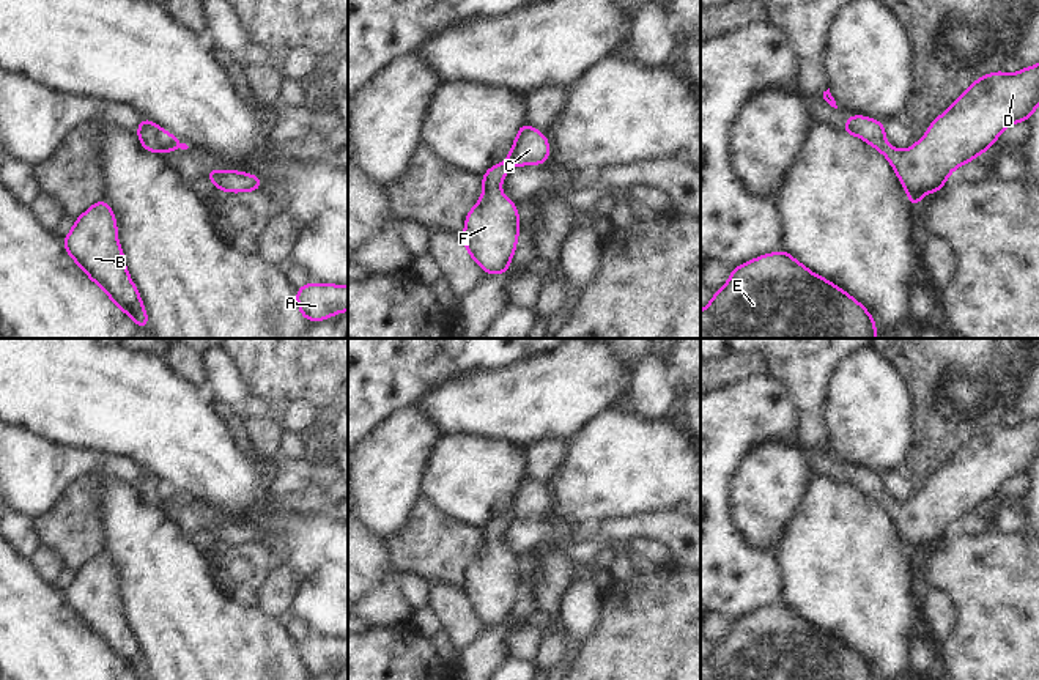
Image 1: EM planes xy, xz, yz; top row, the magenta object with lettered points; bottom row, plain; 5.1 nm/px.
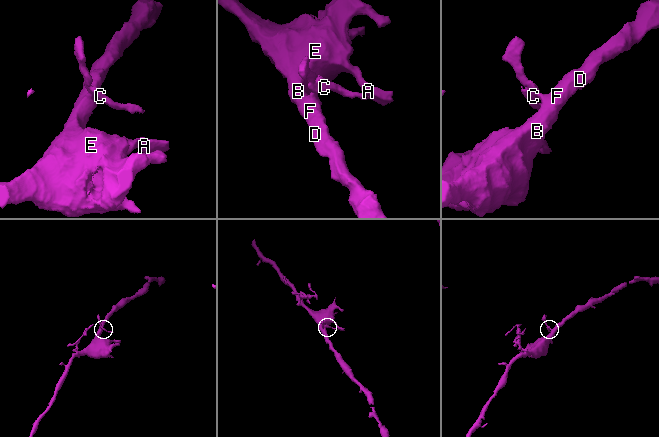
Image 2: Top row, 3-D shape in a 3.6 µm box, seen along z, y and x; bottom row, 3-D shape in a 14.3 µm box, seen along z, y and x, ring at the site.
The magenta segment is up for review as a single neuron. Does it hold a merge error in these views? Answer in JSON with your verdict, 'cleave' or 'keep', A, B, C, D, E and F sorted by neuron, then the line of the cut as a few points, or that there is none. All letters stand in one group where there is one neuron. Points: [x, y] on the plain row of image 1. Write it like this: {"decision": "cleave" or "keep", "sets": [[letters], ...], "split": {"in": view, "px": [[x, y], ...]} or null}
{"decision": "keep", "sets": [["A", "B", "C", "D", "E", "F"]], "split": null}

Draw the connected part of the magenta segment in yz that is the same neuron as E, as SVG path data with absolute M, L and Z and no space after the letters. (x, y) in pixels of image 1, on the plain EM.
M781 601L734 620L729 634L701 664L701 680L875 680L875 674L844 642Z

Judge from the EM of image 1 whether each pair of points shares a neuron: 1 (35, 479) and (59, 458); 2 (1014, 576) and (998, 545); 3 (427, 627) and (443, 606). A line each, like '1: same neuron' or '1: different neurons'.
1: same neuron
2: same neuron
3: different neurons

